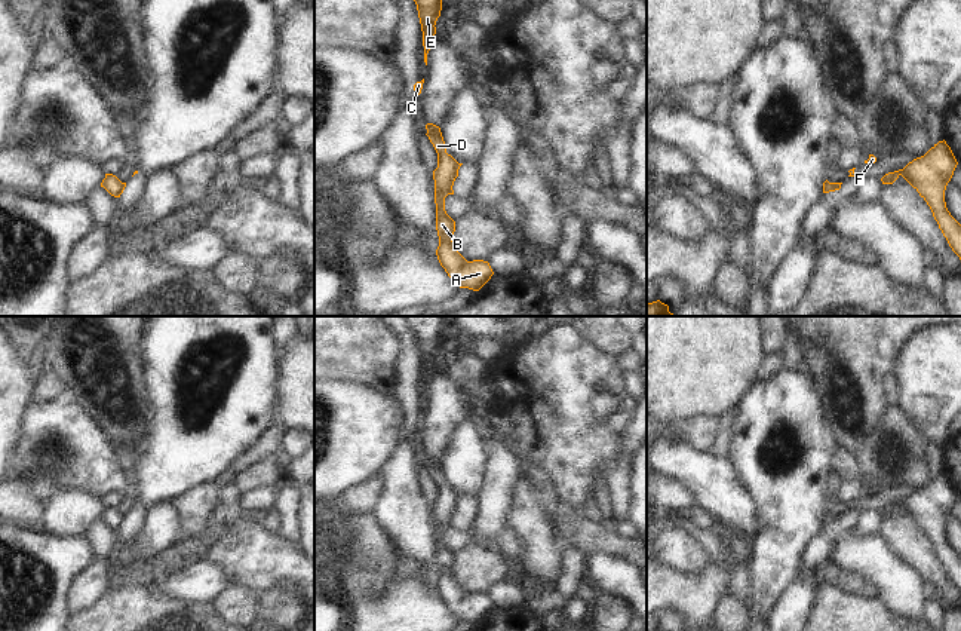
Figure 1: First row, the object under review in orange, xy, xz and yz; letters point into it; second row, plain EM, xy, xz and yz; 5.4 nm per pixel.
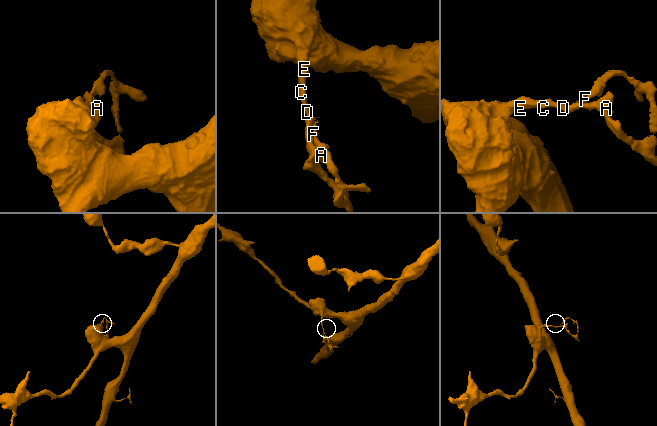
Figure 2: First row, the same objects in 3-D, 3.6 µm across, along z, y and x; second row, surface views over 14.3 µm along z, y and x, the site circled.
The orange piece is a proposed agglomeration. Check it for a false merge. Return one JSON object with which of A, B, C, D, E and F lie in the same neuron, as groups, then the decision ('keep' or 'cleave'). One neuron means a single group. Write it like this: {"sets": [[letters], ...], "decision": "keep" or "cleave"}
{"sets": [["A", "B", "C", "D", "E"], ["F"]], "decision": "cleave"}

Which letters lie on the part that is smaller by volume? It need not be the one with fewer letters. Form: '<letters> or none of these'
F

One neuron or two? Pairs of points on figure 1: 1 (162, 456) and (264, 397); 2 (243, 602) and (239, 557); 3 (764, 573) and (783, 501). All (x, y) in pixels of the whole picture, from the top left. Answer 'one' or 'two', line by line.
1: one
2: two
3: one

